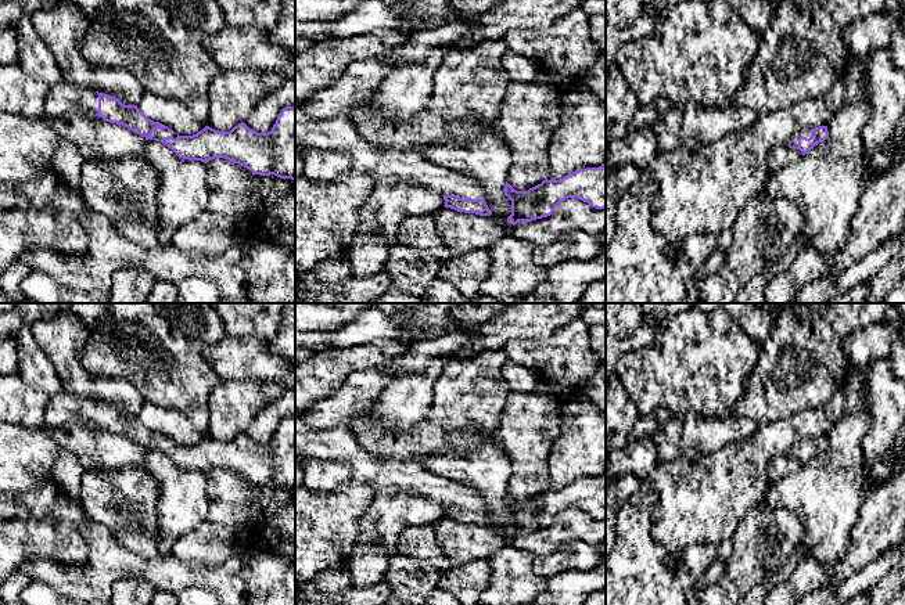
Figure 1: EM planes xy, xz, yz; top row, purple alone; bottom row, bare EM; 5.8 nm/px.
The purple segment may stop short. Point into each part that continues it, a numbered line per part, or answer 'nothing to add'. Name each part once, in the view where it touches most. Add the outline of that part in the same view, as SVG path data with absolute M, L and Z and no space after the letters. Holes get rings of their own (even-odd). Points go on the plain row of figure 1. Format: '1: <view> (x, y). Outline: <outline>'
1: xy (158, 443). Outline: M155 439L151 444L152 449L162 450L164 447L173 447L176 449L177 444L175 442L169 442L168 439Z

